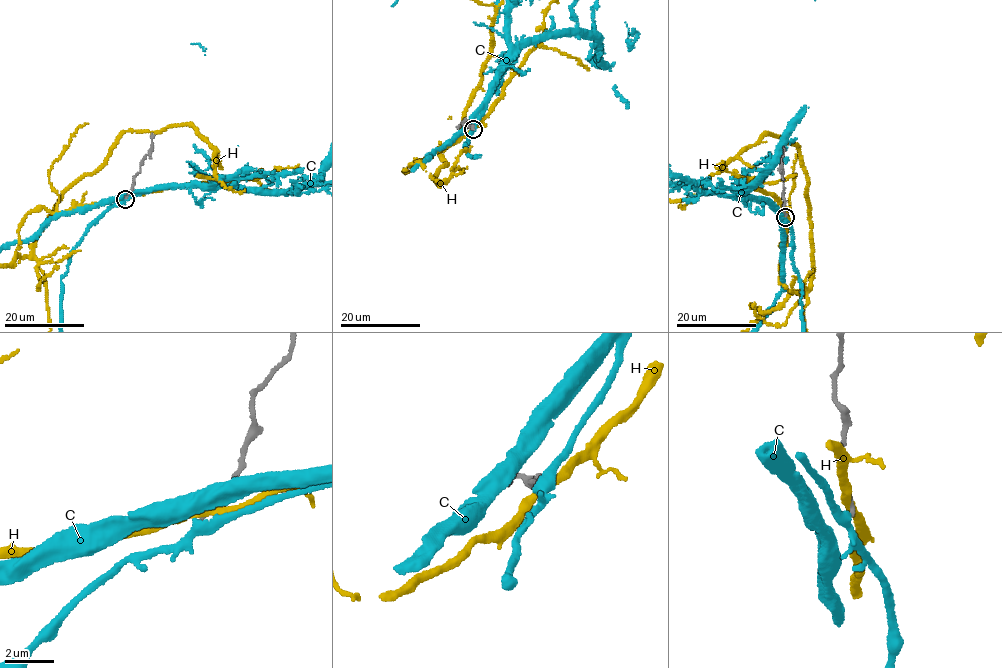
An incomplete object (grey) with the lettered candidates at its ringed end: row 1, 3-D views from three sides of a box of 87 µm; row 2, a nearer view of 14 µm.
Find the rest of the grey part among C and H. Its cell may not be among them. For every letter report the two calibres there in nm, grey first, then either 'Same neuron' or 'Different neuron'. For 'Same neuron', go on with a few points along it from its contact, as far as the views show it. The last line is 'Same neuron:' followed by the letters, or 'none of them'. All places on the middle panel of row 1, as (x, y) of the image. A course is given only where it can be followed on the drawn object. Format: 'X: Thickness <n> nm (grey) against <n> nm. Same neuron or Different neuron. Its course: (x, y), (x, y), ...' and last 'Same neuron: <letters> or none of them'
C: Thickness 160 nm (grey) against 400 nm. Different neuron
H: Thickness 200 nm (grey) against 340 nm. Different neuron
Same neuron: none of them

